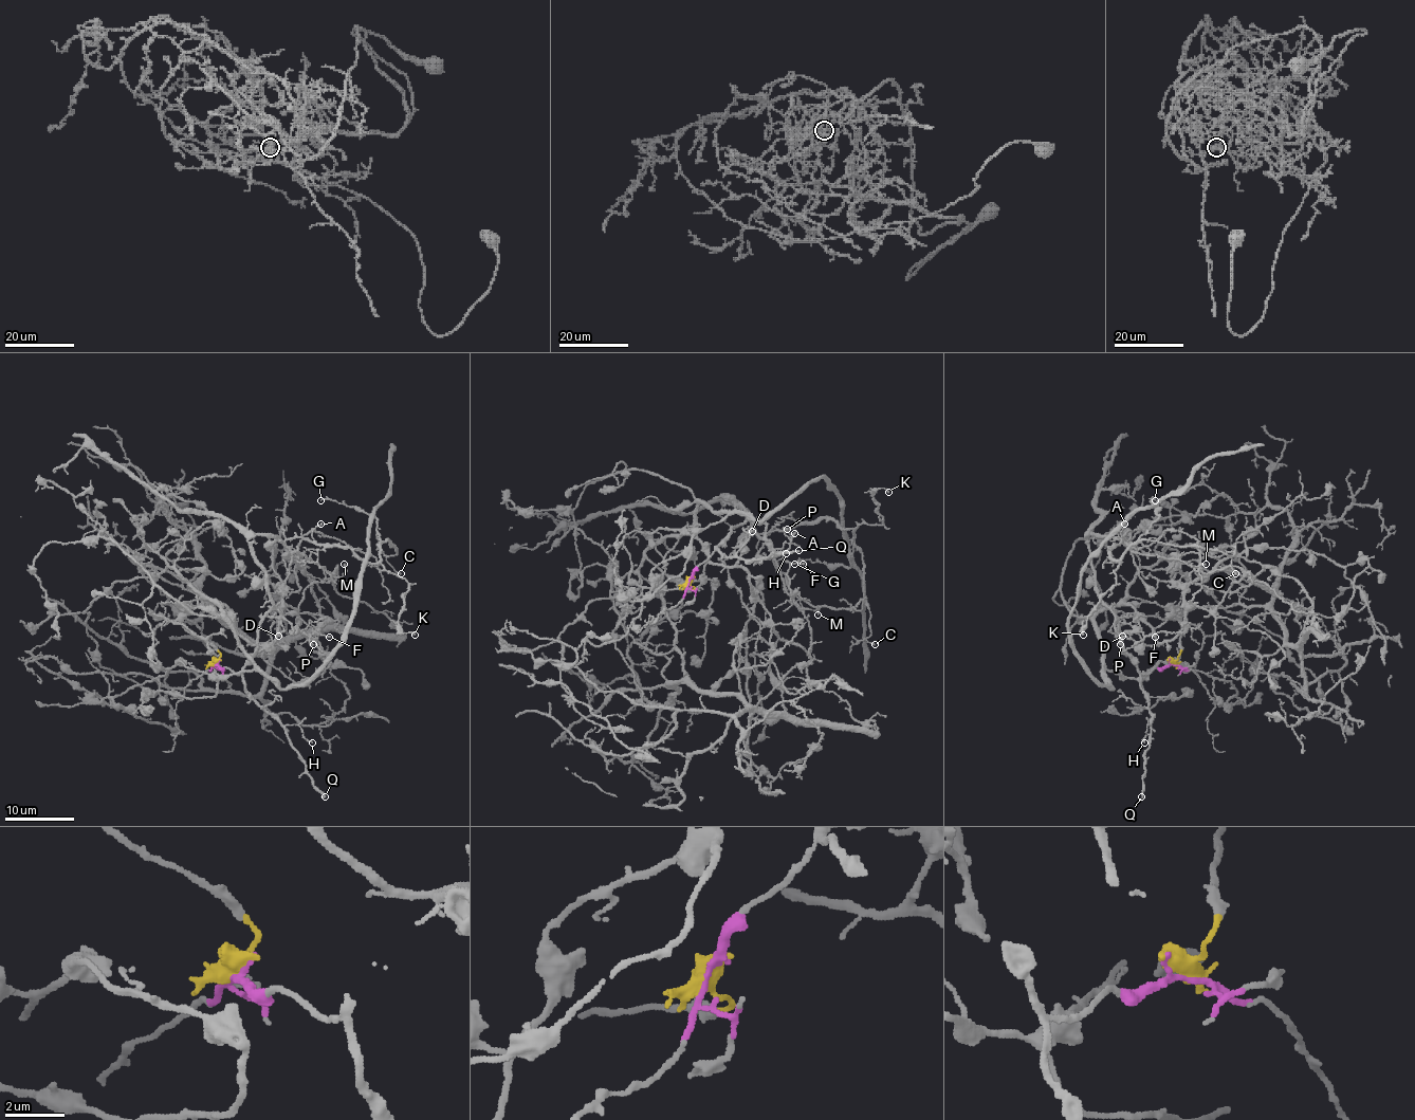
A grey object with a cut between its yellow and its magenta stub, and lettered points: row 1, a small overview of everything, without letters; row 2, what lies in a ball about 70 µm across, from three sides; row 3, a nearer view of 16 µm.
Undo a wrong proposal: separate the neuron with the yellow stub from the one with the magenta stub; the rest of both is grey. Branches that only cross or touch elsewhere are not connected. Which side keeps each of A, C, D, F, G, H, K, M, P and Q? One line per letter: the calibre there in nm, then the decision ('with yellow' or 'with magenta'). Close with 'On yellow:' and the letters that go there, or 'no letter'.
A: calibre 170 nm; with magenta
C: calibre 150 nm; with magenta
D: calibre 150 nm; with magenta
F: calibre 120 nm; with magenta
G: calibre 90 nm; with magenta
H: calibre 110 nm; with magenta
K: calibre 150 nm; with magenta
M: calibre 120 nm; with magenta
P: calibre 110 nm; with magenta
Q: calibre 240 nm; with magenta
On yellow: no letter

